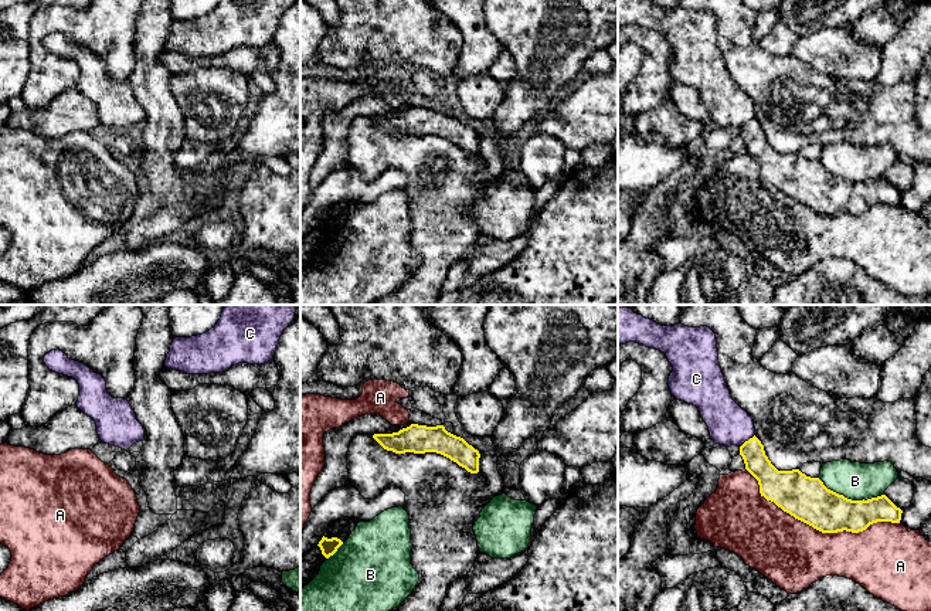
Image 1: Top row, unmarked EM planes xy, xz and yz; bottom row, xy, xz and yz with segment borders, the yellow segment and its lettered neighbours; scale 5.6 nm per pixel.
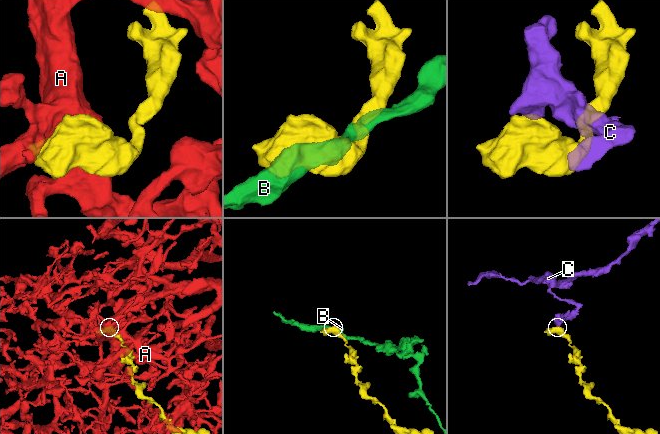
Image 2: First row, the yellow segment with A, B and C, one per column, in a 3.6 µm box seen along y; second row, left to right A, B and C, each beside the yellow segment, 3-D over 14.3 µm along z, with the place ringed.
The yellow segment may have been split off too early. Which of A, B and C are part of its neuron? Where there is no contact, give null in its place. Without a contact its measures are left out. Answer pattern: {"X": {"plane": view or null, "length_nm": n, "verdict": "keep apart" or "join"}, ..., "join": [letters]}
{"A": {"plane": "yz", "length_nm": 900, "verdict": "keep apart"}, "B": {"plane": "yz", "length_nm": 380, "verdict": "keep apart"}, "C": {"plane": "yz", "length_nm": 120, "verdict": "keep apart"}, "join": []}

